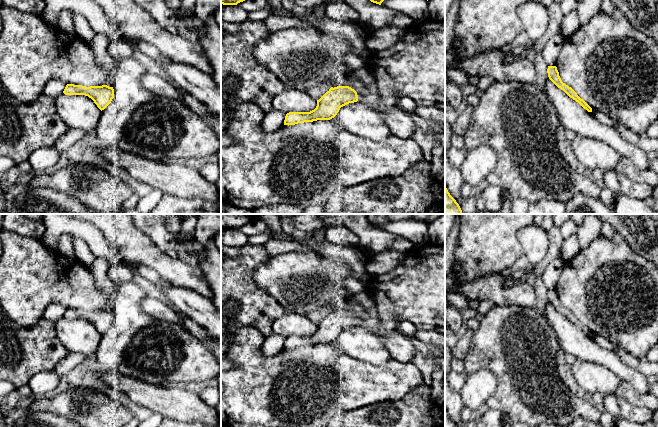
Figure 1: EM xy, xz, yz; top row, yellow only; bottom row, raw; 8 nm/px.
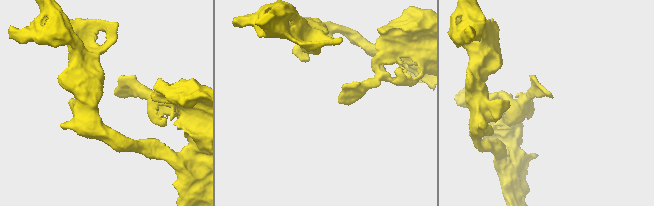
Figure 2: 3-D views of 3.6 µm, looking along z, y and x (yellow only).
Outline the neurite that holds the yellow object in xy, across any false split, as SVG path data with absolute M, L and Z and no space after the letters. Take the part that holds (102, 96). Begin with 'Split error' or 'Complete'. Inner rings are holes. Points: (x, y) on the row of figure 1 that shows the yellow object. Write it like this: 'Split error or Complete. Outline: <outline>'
Complete. Outline: M67 84L63 93L65 95L85 95L91 98L97 107L104 110L114 98L114 89L107 85L102 86L82 86Z

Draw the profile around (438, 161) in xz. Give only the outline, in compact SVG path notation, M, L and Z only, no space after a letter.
M440 145L432 150L431 178L435 189L441 192L445 192L445 175L442 173L445 170L444 154L445 150Z

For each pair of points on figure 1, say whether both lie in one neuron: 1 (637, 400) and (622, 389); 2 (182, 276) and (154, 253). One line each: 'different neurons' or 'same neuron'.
1: same neuron
2: same neuron

